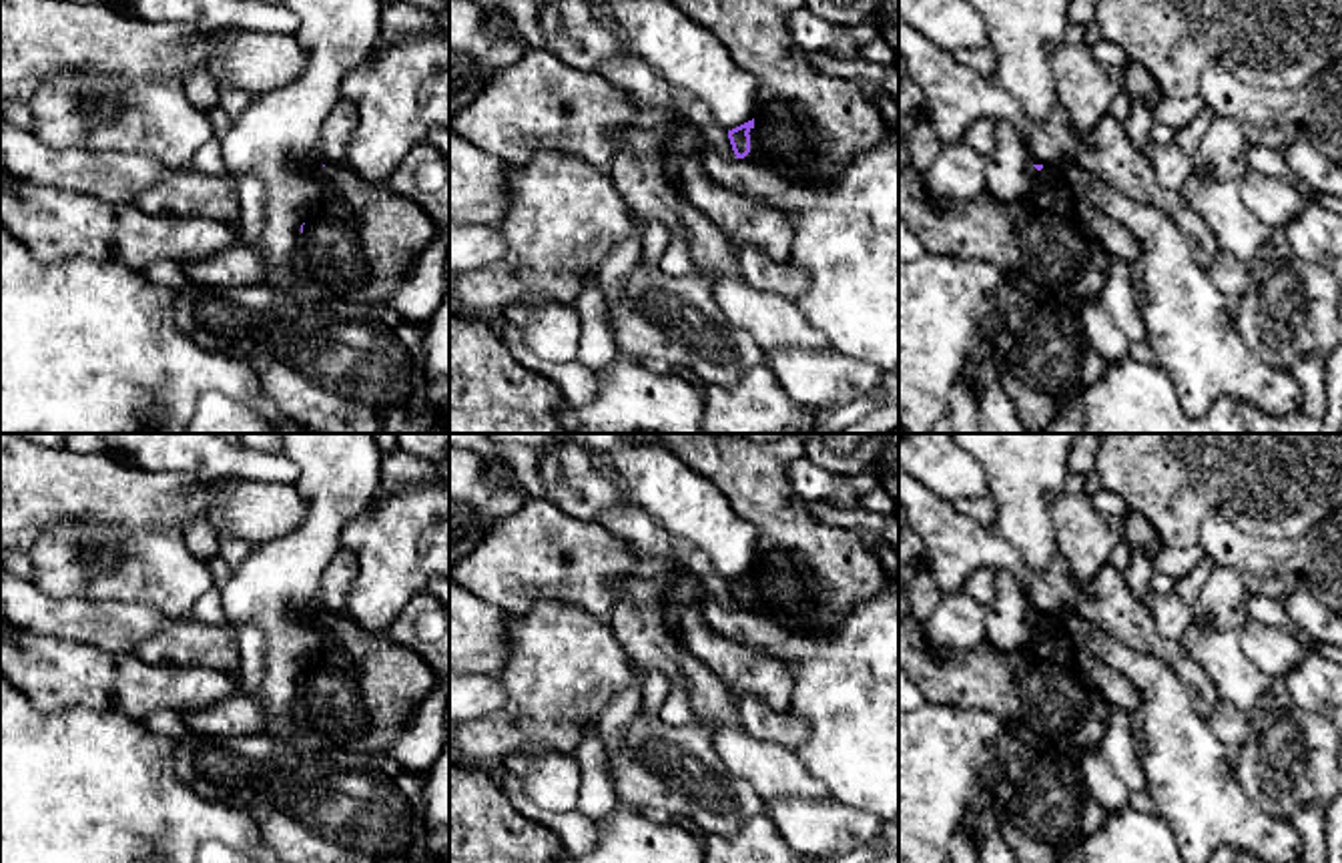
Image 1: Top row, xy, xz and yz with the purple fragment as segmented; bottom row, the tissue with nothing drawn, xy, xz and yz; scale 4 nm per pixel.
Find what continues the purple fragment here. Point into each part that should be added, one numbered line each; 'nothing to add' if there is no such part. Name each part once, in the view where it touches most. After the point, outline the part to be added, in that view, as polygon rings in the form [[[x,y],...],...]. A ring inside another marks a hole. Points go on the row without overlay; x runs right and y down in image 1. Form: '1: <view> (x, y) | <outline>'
1: xz (807, 574) | [[[624,434],[626,442],[666,446],[694,472],[712,480],[756,532],[754,576],[750,602],[744,606],[764,614],[784,628],[800,632],[830,632],[838,628],[859,604],[889,590],[893,580],[885,574],[871,544],[857,532],[828,526],[814,518],[786,476],[786,468],[804,460],[804,440],[786,436],[776,442],[752,442],[742,434]]]

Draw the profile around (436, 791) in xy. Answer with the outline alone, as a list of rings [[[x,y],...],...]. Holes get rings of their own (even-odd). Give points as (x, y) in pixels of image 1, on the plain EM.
[[[449,739],[423,785],[425,829],[449,831]]]

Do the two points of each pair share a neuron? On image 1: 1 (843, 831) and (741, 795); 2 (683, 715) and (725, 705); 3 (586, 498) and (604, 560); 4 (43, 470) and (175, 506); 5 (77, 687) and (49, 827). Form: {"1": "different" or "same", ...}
{"1": "different", "2": "different", "3": "different", "4": "same", "5": "different"}

